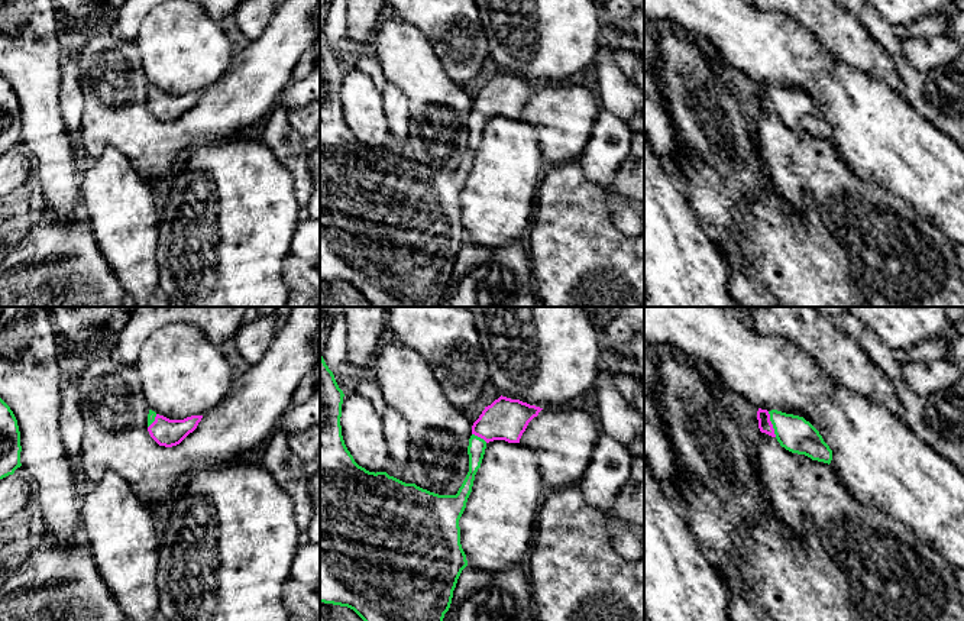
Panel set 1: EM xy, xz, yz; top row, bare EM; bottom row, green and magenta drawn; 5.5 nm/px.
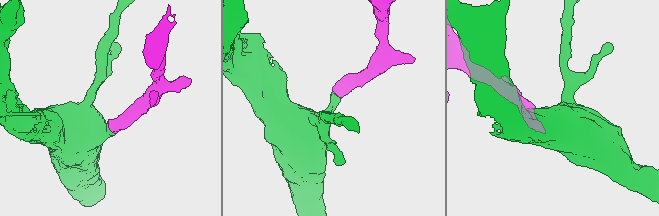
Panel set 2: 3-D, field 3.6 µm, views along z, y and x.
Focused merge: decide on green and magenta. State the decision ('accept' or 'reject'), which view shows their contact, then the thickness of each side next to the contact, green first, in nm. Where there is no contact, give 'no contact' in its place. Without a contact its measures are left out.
accept; meets green in yz; 200 nm thick on the green side, 80 nm on the other

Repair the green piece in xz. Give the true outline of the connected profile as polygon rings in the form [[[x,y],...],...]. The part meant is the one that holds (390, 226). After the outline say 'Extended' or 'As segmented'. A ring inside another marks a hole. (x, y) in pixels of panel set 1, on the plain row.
[[[320,32],[320,278],[353,285],[372,307],[439,307],[450,284],[457,255],[468,242],[460,220],[459,195],[486,120],[494,116],[520,119],[528,98],[543,84],[502,71],[485,83],[472,101],[468,122],[469,148],[462,162],[456,171],[439,171],[386,148],[369,148],[355,138],[342,111],[343,72],[333,48]]]. Extended

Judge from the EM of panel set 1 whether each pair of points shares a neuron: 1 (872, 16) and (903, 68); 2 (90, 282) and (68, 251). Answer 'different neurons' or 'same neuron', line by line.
1: same neuron
2: same neuron

